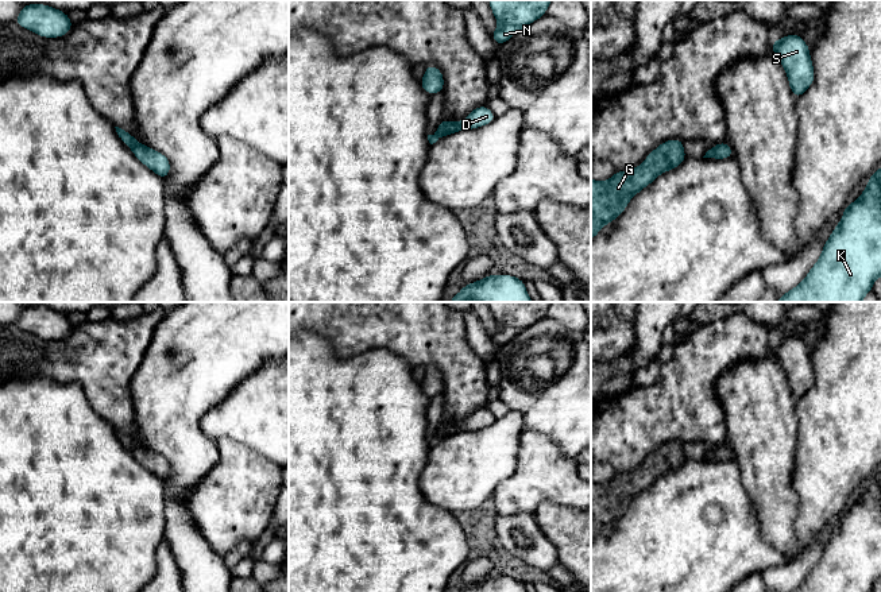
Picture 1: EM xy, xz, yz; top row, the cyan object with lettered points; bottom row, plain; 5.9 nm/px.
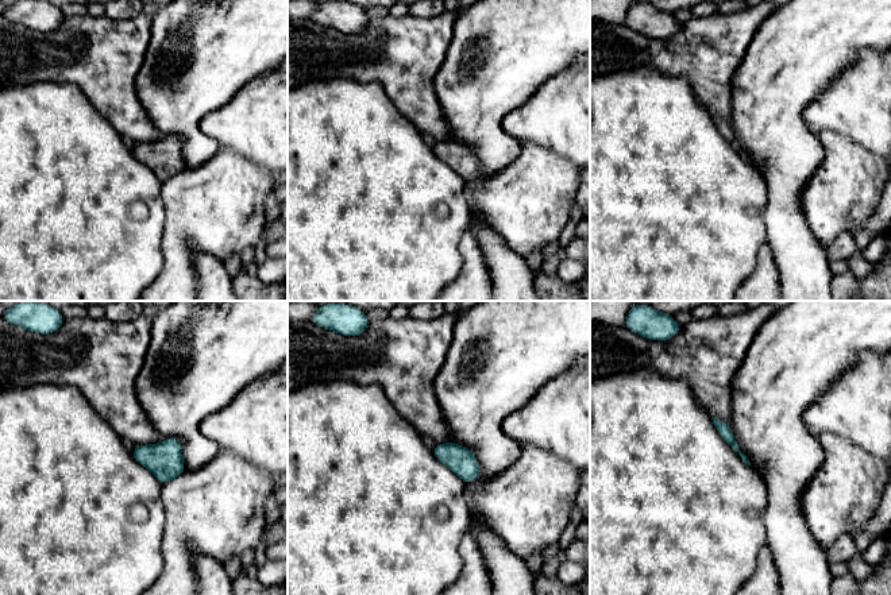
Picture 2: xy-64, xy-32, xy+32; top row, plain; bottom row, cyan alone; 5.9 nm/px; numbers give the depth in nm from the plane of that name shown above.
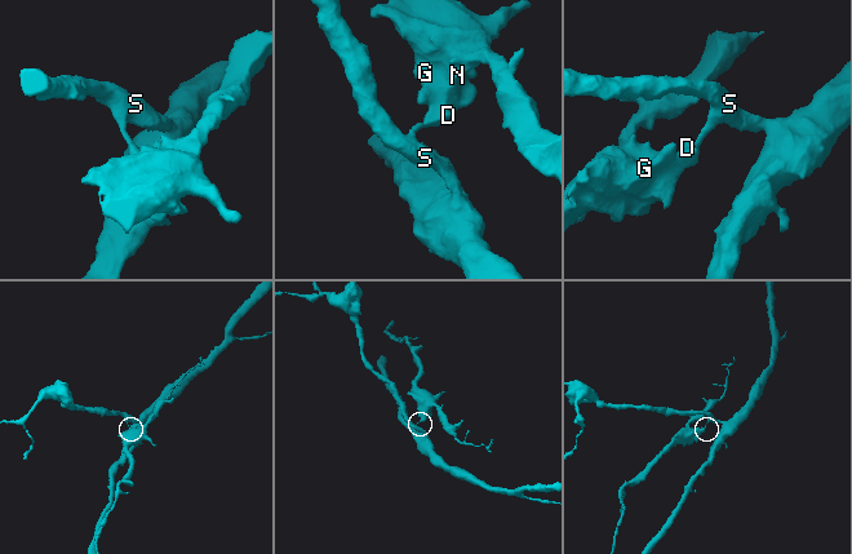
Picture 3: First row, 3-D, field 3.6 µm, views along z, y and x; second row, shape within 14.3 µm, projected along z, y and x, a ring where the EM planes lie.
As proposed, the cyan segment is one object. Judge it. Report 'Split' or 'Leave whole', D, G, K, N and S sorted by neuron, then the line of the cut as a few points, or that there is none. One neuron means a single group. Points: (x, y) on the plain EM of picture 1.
Split. Groups: D G N / K S. Split along xy (136, 444), (131, 451)

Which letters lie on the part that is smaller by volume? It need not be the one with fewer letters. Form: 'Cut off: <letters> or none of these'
Cut off: D, G, N

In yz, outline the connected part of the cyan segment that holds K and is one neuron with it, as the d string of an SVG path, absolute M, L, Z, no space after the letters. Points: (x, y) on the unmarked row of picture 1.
M881 469L868 481L868 488L858 502L845 510L842 522L823 547L820 560L805 581L792 592L873 592L878 579L881 579Z

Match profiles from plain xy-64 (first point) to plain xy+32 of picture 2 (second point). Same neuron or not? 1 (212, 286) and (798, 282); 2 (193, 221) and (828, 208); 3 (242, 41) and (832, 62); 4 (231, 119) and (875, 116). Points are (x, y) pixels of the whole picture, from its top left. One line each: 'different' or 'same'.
1: same
2: same
3: same
4: same

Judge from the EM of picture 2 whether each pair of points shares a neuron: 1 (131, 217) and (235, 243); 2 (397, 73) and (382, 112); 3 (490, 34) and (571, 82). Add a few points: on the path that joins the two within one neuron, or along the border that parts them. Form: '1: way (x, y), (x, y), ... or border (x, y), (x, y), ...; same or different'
1: border (161, 194), (165, 211), (161, 242), (164, 257); different
2: border (359, 81), (377, 82), (389, 100), (409, 119); different
3: border (575, 62), (548, 78), (532, 95); different

